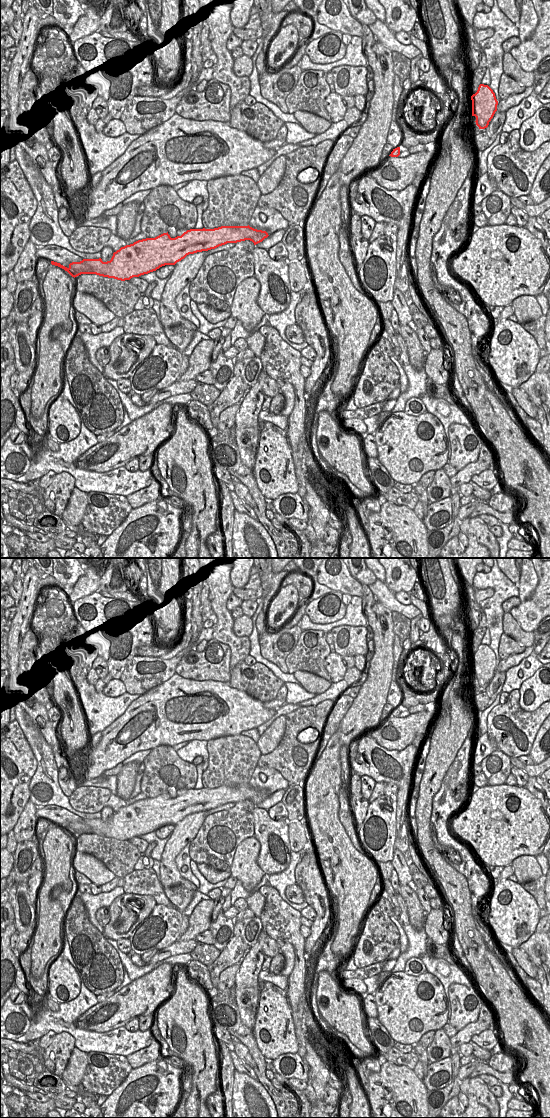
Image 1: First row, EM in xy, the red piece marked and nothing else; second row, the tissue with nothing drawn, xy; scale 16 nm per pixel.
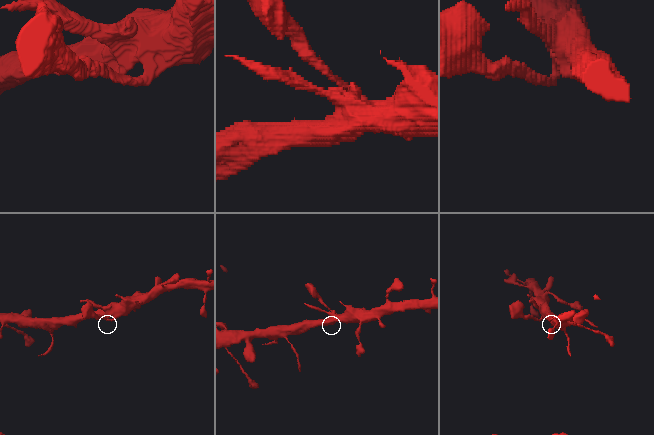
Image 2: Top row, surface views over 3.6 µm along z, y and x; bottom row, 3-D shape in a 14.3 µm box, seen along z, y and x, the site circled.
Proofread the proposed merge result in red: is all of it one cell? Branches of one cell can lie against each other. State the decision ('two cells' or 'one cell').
one cell

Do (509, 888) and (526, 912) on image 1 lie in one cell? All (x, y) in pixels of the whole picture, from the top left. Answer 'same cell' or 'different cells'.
same cell

